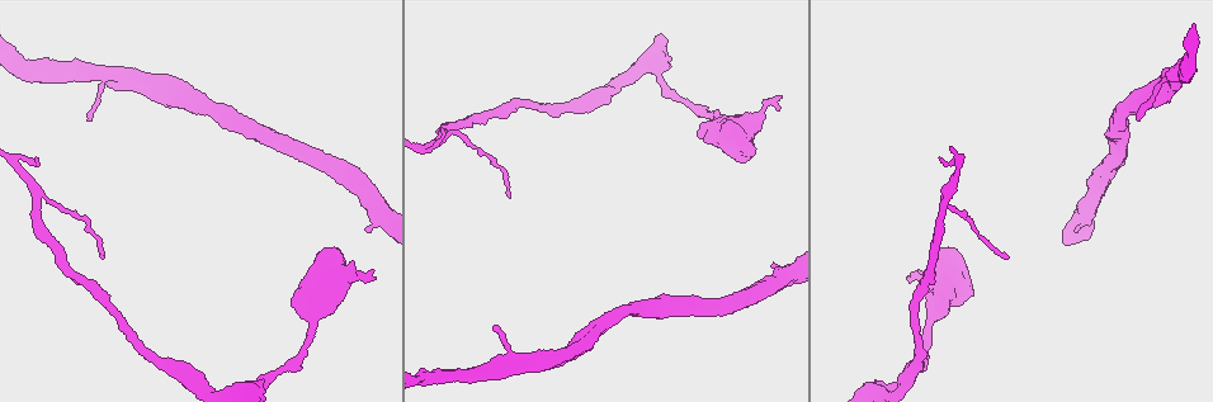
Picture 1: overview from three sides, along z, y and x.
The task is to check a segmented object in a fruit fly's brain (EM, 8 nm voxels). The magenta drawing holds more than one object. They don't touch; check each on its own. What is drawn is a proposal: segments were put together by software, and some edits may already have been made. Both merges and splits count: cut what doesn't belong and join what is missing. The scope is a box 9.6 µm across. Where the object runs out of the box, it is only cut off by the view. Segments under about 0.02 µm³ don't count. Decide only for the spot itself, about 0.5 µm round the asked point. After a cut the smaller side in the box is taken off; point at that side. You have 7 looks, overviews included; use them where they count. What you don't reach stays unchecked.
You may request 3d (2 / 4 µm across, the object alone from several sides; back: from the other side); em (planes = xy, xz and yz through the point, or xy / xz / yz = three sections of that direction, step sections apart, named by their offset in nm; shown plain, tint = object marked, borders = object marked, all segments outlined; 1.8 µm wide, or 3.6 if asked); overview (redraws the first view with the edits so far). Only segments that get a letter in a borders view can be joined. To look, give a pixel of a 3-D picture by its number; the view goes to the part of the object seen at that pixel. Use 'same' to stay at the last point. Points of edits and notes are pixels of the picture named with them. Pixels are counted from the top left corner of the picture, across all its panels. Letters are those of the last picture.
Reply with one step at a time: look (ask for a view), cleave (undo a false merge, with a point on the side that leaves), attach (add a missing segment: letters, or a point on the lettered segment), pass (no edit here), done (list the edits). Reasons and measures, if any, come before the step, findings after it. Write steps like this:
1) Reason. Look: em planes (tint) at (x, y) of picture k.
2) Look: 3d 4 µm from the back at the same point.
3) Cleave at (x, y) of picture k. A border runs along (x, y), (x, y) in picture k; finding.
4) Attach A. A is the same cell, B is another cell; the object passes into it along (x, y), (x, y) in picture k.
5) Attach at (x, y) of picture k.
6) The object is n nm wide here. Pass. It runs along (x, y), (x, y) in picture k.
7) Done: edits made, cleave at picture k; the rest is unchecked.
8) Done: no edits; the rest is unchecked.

Branch stops here. Look: 3d 2 µm from the back at (909, 281) of picture 1.

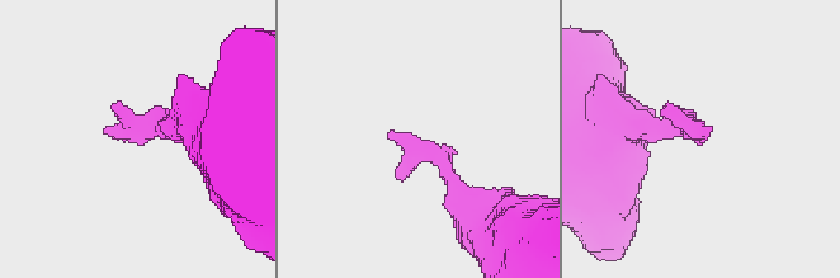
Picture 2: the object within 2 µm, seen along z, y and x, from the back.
Need the tissue. Look: em planes (plain) at (705, 137) of picture 2.

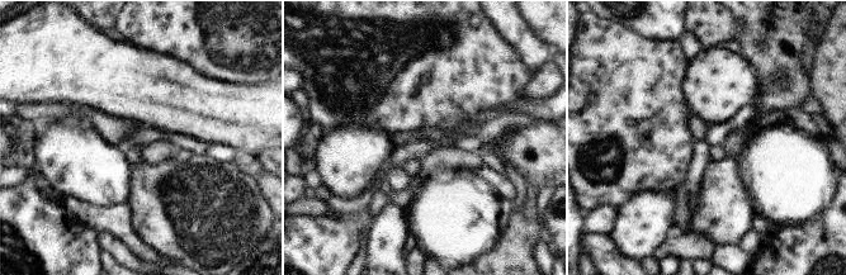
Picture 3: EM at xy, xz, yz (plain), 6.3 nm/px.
See the neighbours. Look: em planes (borders) at the same point.

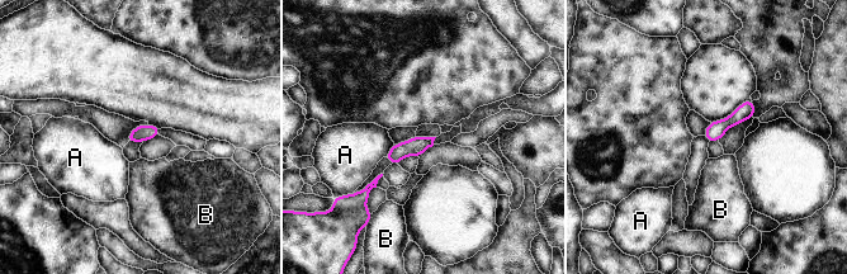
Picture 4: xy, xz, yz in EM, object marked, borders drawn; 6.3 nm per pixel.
The longest contact is with A, 100 nm. Pass. A and B are other cells; it runs along (750, 103), (709, 137) in picture 4; no lettered segment goes on from it.

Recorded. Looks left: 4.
An open end. Look: 3d 2 µm from the back at (368, 229) of picture 1.

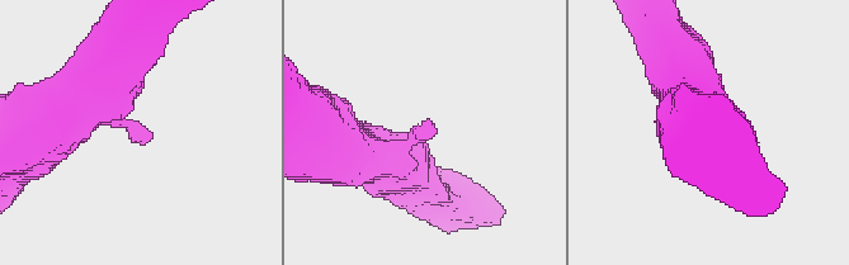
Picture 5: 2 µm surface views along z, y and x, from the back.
Look: em yz step 16 (tint) at (149, 140) of picture 5.

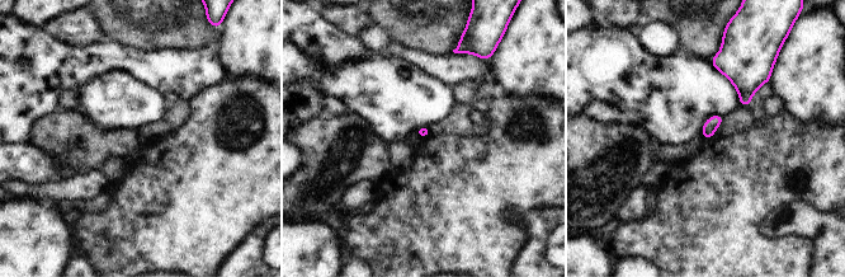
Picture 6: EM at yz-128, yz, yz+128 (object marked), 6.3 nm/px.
Another direction. Look: em planes (borders) at the same point.

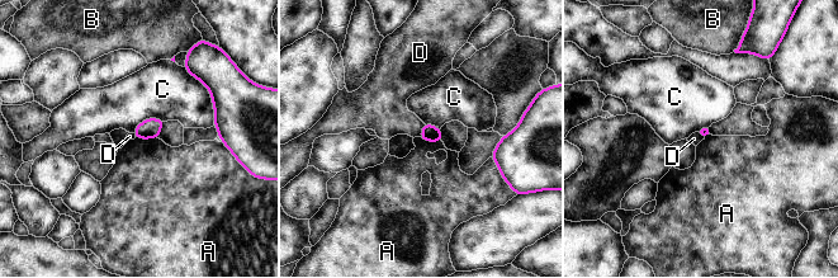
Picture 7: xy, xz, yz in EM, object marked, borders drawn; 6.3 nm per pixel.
Pass. A, B, C and D are other cells; a border runs along (418, 136), (426, 141), (441, 142) in picture 7; no lettered segment goes on from it.

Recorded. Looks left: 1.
Done: no edits; the rest is unchecked.

